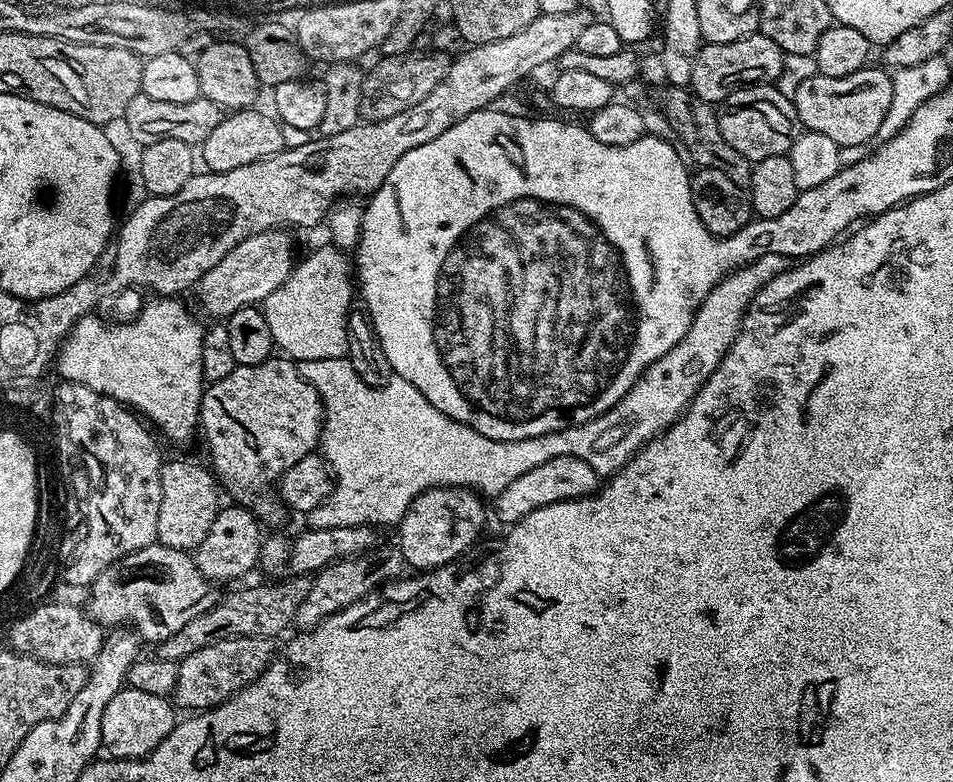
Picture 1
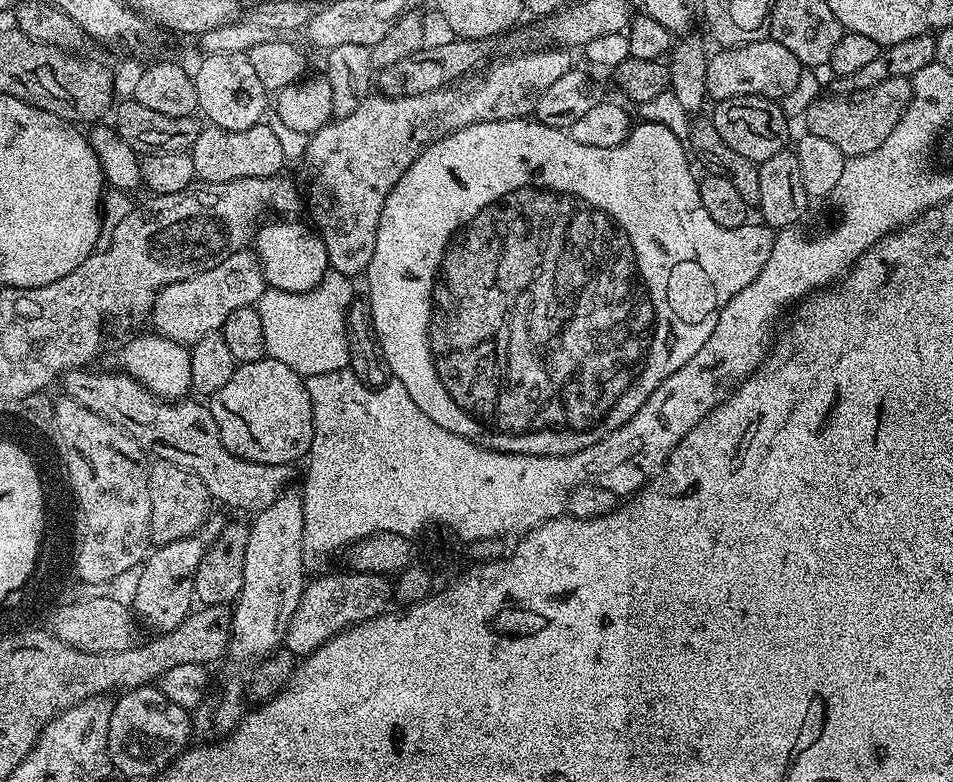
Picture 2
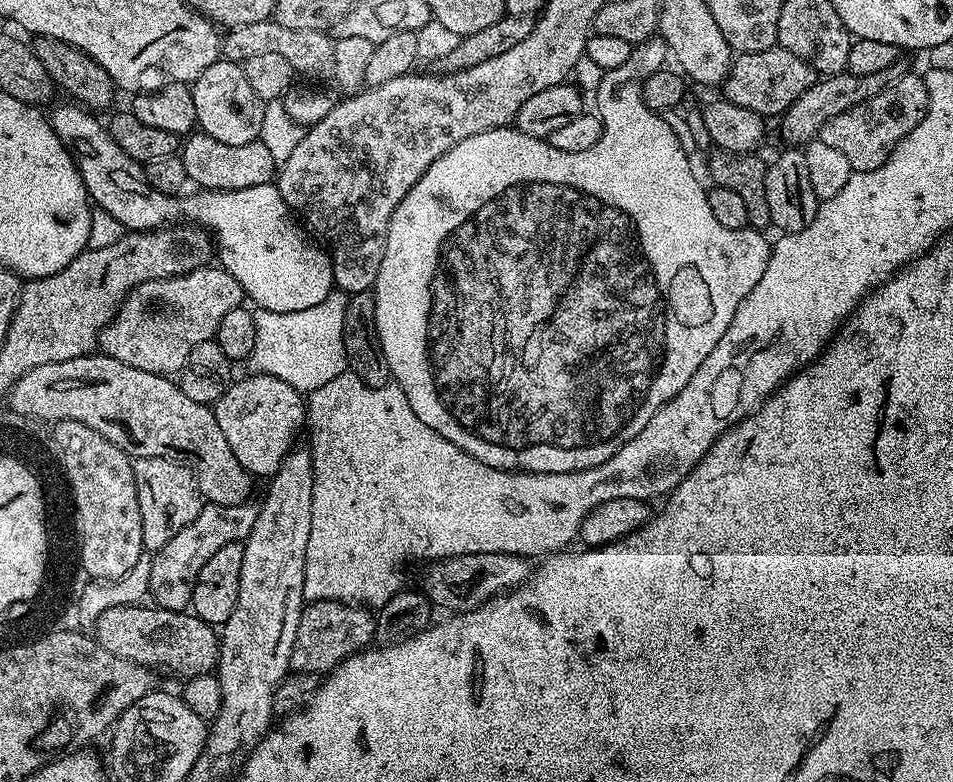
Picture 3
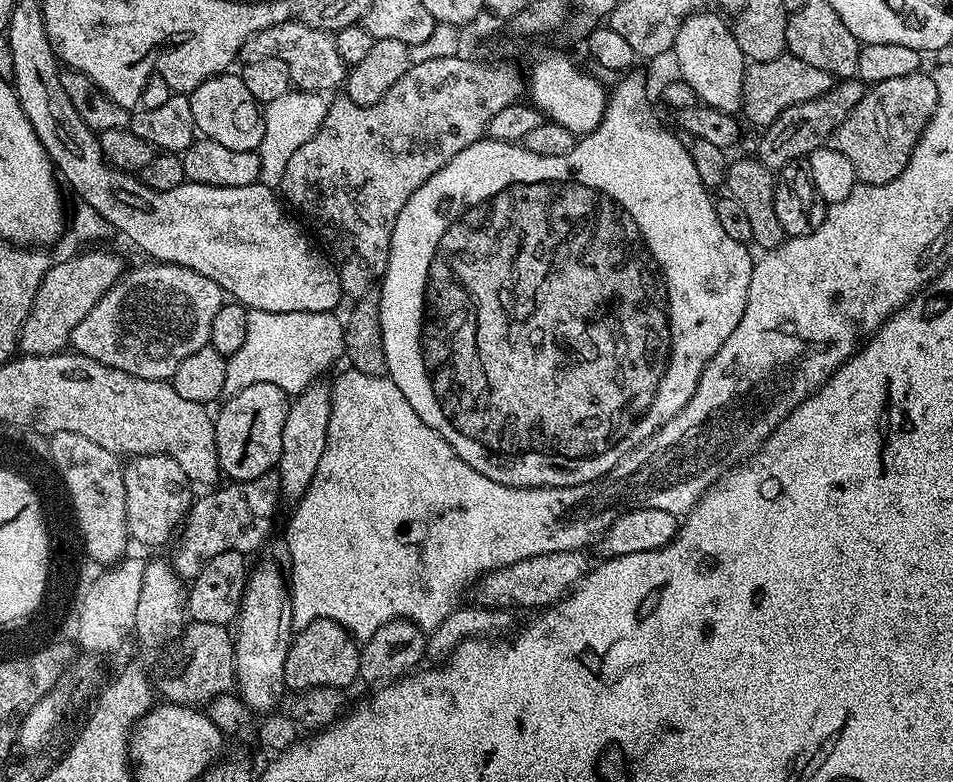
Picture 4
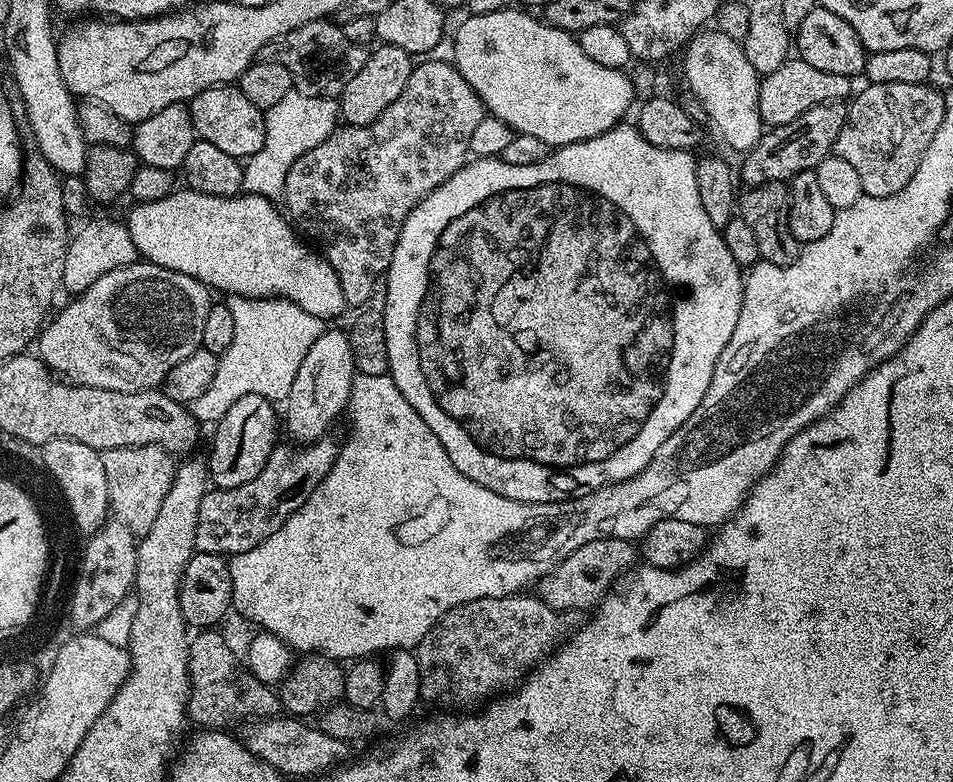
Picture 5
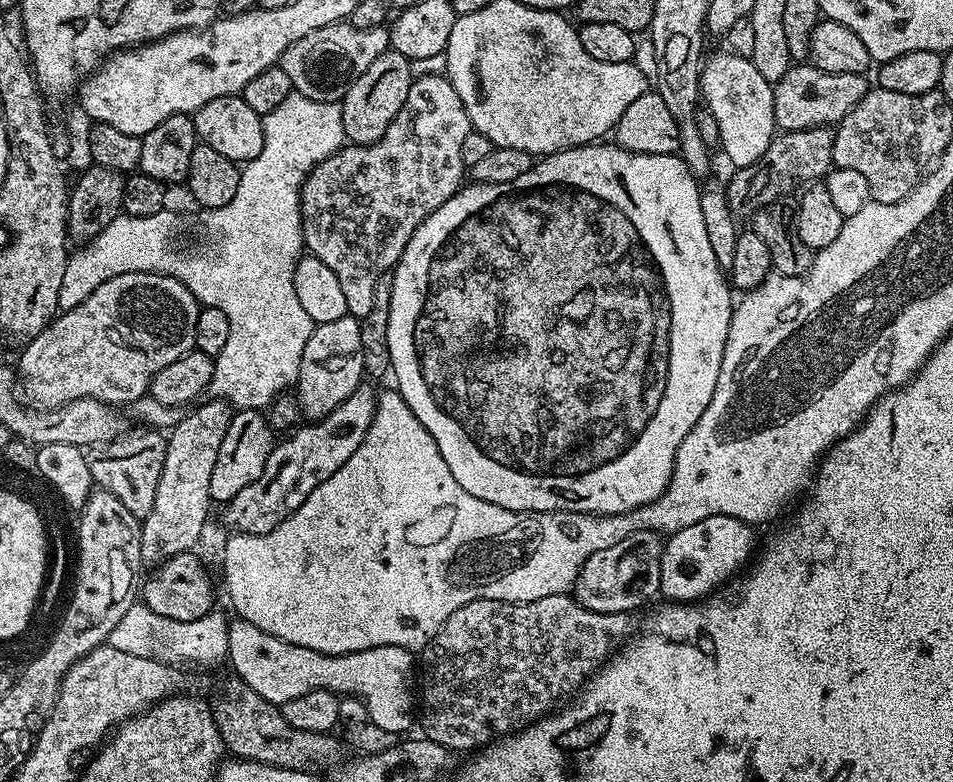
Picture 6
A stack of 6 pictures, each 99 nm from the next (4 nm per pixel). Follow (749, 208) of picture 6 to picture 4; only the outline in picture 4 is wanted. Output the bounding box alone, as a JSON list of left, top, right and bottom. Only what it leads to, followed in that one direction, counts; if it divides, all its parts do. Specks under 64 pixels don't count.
[755,79,865,170]

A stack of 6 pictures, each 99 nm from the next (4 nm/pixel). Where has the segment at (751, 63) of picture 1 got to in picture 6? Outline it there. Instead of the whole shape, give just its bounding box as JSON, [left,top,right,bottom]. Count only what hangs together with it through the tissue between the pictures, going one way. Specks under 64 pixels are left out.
[774,62,870,132]

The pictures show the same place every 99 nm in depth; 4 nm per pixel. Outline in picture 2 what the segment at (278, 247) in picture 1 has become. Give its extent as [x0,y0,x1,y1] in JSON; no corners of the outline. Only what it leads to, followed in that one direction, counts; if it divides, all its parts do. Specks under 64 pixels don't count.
[150,250,266,346]

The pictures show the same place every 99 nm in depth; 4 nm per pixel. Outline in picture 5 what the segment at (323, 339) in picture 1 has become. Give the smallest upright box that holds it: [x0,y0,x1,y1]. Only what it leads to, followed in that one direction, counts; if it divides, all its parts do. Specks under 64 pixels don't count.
[190,296,326,426]

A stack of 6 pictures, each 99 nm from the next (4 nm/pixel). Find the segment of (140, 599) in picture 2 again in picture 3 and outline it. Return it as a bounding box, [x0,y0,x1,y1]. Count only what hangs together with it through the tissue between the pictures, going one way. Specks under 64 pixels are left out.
[148,502,257,610]

